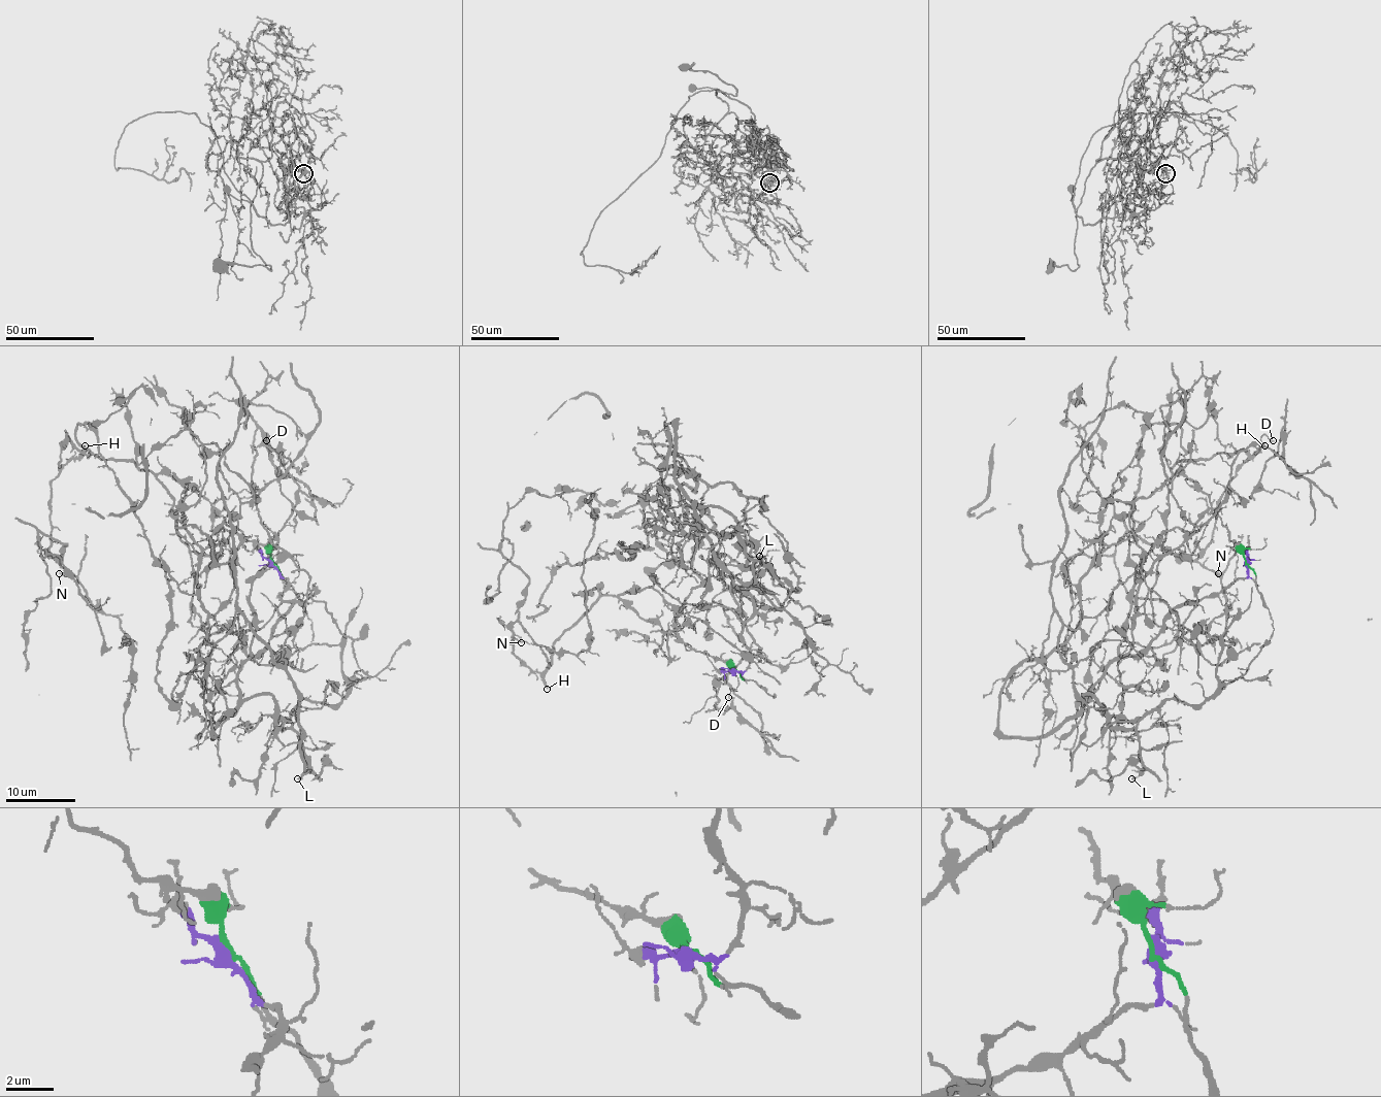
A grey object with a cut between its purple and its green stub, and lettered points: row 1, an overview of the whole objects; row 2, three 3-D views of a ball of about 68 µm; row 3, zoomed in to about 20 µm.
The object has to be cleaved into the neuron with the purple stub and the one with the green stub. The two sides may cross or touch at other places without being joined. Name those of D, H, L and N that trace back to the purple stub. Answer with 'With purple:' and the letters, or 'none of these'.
With purple: D, L

